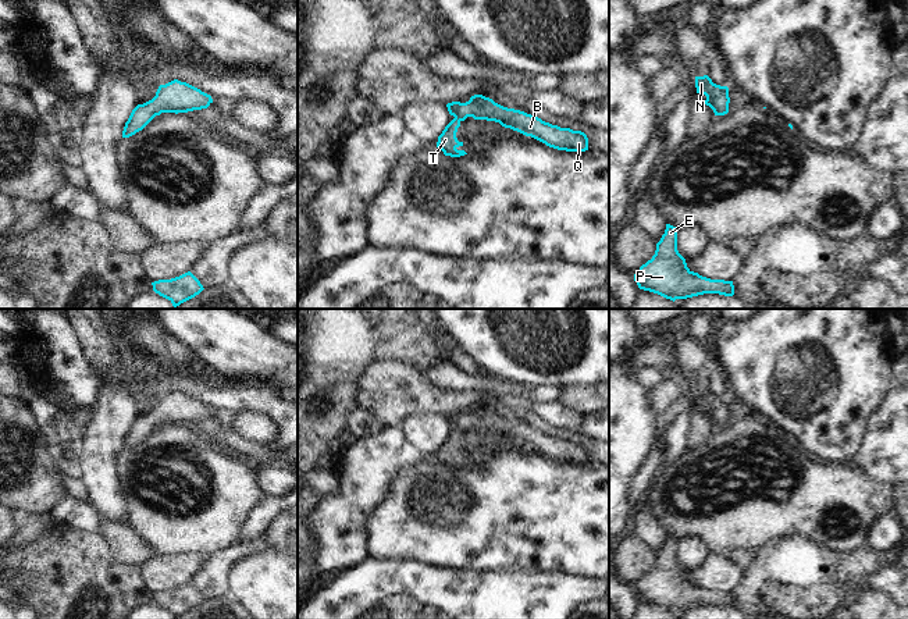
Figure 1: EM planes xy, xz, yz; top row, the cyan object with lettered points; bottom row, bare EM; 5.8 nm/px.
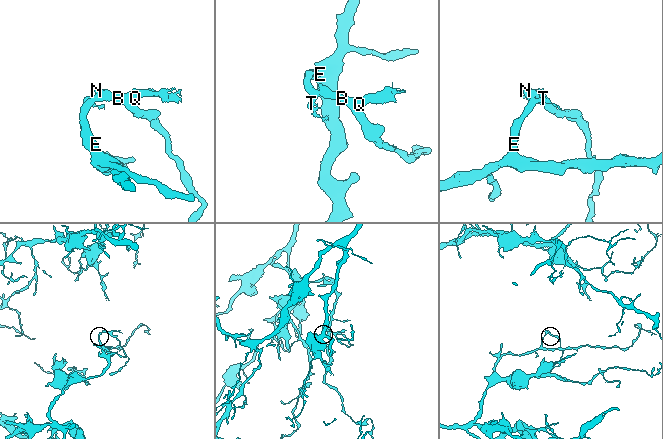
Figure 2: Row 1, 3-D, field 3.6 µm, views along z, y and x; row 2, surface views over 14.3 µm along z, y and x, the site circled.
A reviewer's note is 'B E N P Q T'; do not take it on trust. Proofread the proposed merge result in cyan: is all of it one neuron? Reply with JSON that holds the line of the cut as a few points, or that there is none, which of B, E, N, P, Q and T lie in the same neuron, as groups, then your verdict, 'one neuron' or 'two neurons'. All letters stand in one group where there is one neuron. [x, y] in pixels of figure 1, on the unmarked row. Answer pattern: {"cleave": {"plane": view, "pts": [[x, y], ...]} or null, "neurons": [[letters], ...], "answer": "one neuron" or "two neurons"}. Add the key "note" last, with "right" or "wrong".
{"cleave": null, "neurons": [["B", "E", "N", "P", "Q", "T"]], "answer": "one neuron", "note": "right"}

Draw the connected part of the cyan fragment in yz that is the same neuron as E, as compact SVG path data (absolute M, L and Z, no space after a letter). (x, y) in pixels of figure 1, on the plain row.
M666 536L655 566L634 586L640 601L666 611L687 611L704 605L734 606L733 593L711 591L691 583L677 562L677 540Z

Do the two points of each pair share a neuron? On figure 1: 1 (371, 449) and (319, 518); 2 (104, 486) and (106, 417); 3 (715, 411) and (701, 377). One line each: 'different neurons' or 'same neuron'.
1: same neuron
2: same neuron
3: same neuron

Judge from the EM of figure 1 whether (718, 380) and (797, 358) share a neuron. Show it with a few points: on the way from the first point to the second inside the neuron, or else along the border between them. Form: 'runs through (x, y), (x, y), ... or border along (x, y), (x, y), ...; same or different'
border along (723, 373), (727, 380); different

